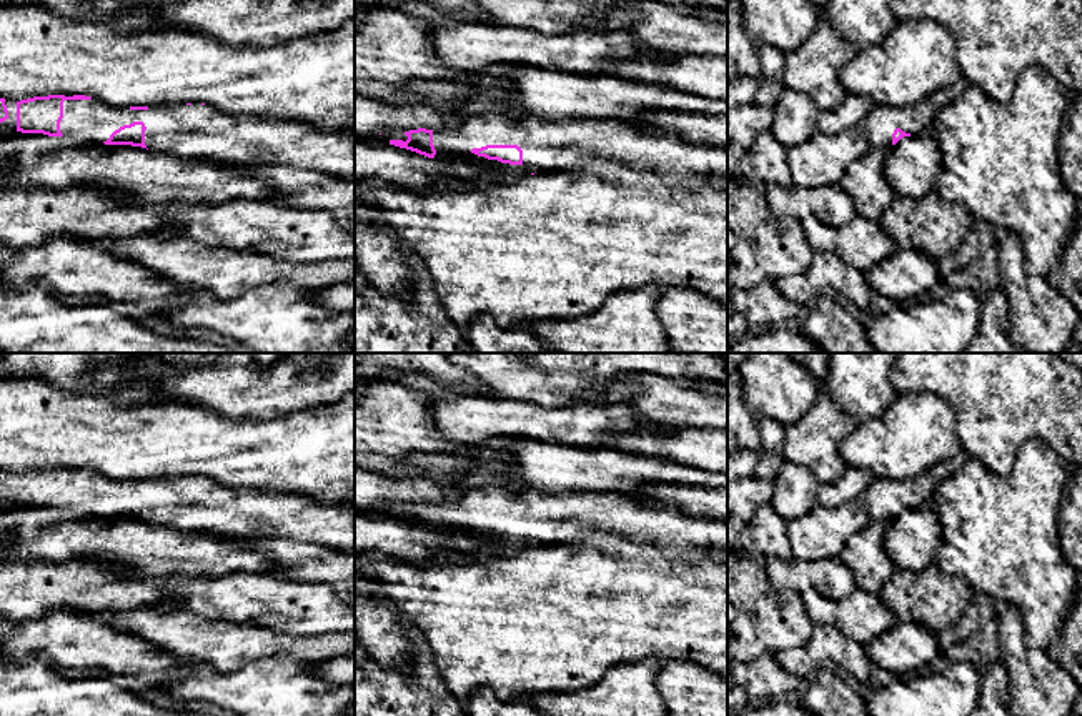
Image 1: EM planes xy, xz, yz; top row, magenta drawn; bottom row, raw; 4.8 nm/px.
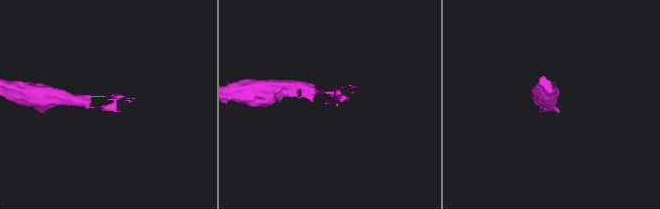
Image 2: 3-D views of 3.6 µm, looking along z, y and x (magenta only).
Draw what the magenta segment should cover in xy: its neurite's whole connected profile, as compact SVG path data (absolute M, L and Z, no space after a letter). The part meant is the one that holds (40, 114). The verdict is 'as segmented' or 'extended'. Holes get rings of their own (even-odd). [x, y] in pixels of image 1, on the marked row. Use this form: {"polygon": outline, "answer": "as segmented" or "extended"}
{"polygon": "M85 95L0 98L0 130L88 138L105 145L132 145L183 158L205 158L226 167L295 167L355 178L355 135L326 132L305 120L230 118L205 105L112 107Z", "answer": "extended"}

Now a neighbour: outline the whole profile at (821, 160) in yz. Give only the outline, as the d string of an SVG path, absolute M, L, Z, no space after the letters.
M861 127L837 135L816 130L806 142L786 152L792 185L806 188L836 186L847 167L871 148L872 145Z

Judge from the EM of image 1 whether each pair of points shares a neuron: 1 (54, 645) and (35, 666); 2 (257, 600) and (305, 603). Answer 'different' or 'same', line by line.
1: different
2: same

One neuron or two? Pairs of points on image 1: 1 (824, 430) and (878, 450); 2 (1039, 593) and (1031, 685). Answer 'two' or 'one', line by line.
1: two
2: two

